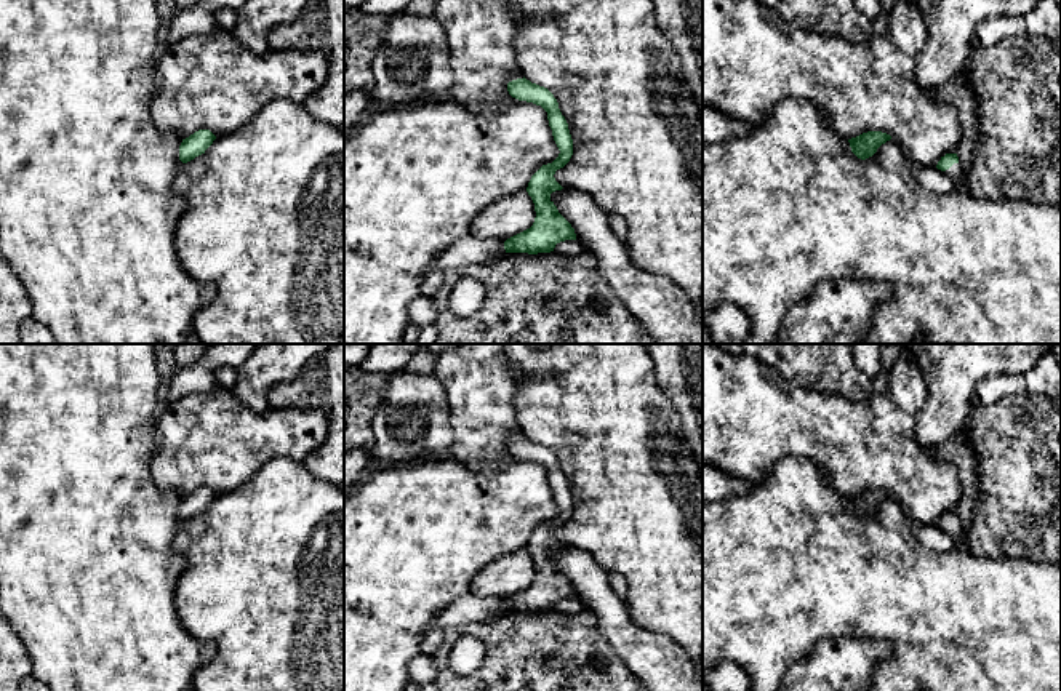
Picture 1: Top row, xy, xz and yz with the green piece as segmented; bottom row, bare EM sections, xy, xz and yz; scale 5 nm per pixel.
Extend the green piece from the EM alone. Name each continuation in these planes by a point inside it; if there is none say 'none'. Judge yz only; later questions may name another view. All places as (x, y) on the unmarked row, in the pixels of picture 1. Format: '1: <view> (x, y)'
1: yz (956, 530)

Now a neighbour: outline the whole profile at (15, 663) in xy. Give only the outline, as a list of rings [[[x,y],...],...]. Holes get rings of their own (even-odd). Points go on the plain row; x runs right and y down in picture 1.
[[[0,608],[0,691],[19,691],[21,681],[30,675],[32,659]]]

